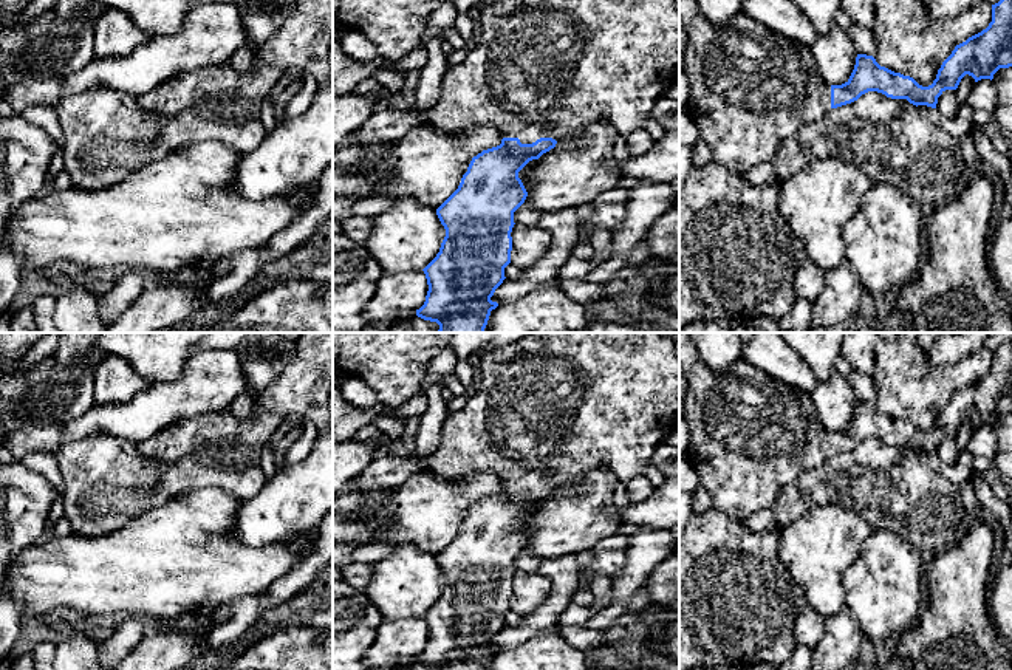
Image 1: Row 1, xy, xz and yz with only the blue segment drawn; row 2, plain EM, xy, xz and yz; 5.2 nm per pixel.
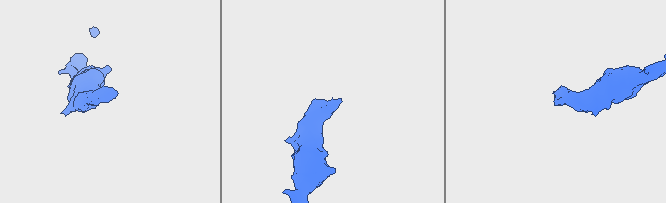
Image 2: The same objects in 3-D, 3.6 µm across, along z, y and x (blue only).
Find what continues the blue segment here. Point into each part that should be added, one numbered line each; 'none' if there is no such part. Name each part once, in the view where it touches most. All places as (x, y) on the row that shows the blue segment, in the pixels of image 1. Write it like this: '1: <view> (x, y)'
1: xz (542, 68)

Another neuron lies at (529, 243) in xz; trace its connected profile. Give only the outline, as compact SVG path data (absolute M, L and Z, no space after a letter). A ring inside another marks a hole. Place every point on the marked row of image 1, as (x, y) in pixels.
M514 224L511 263L525 269L540 260L551 248L552 237L537 226Z

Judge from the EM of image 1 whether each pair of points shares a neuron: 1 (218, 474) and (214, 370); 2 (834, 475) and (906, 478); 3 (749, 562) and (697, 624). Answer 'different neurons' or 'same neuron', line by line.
1: different neurons
2: same neuron
3: same neuron

